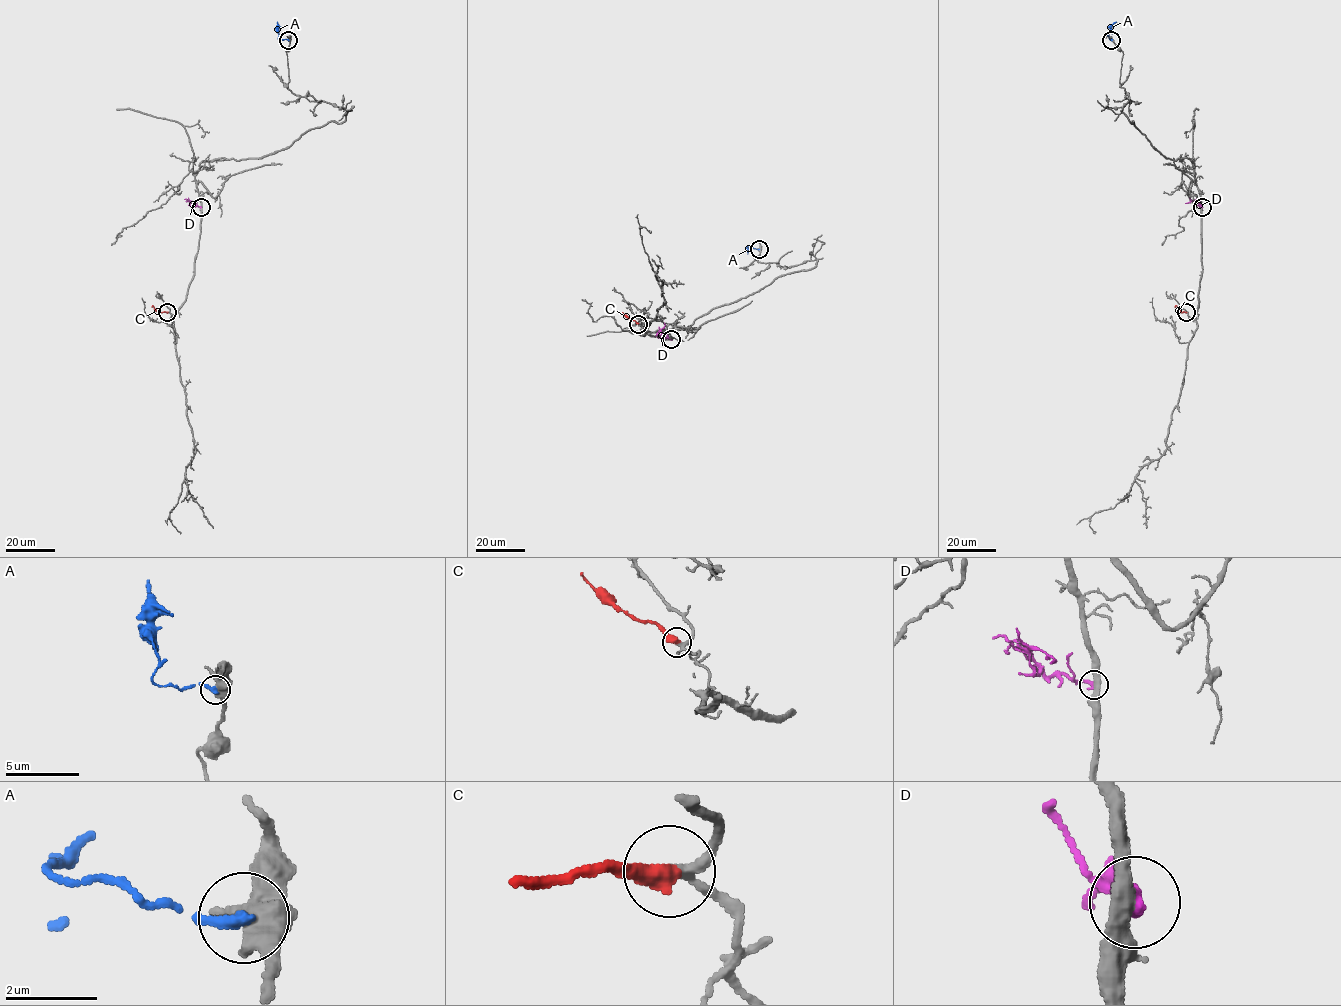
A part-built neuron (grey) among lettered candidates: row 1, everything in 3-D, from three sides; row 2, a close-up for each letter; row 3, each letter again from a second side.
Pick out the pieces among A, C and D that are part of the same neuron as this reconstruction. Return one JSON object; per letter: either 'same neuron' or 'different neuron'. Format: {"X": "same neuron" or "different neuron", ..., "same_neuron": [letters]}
{"A": "different neuron", "C": "same neuron", "D": "different neuron", "same_neuron": ["C"]}

